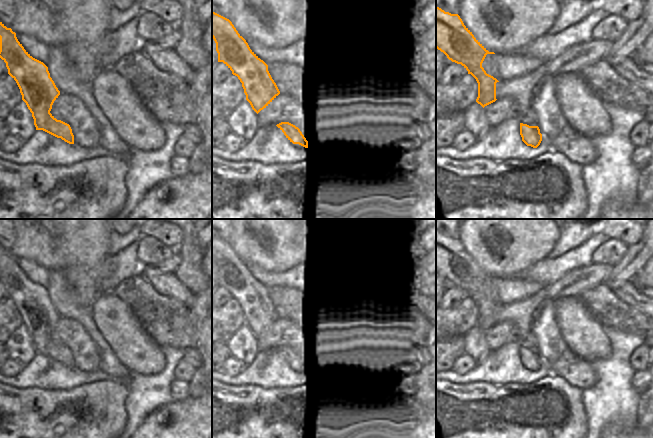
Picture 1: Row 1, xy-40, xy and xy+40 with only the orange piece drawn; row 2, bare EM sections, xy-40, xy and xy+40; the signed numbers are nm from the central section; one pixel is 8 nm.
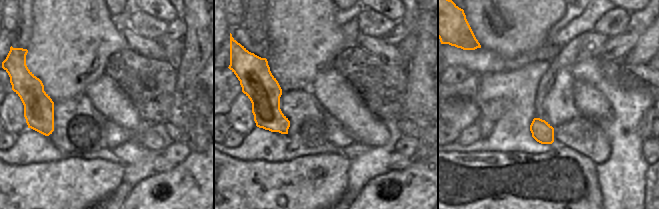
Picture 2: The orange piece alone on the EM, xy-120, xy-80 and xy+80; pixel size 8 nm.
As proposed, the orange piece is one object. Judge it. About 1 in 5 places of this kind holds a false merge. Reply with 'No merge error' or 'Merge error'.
No merge error.

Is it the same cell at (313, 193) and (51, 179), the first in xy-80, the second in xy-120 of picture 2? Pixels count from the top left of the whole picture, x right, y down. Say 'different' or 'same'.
same

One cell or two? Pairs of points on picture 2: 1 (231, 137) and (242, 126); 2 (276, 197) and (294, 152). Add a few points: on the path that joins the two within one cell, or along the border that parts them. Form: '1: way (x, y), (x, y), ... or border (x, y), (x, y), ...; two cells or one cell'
1: border (232, 129), (244, 135); two cells
2: border (314, 154), (299, 156), (286, 161), (268, 162); two cells

